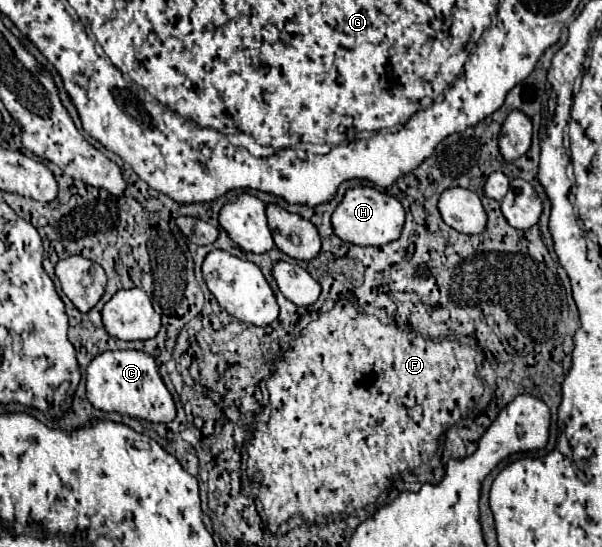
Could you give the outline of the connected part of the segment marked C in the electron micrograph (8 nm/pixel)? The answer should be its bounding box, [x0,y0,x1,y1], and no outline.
[87,351,175,423]

